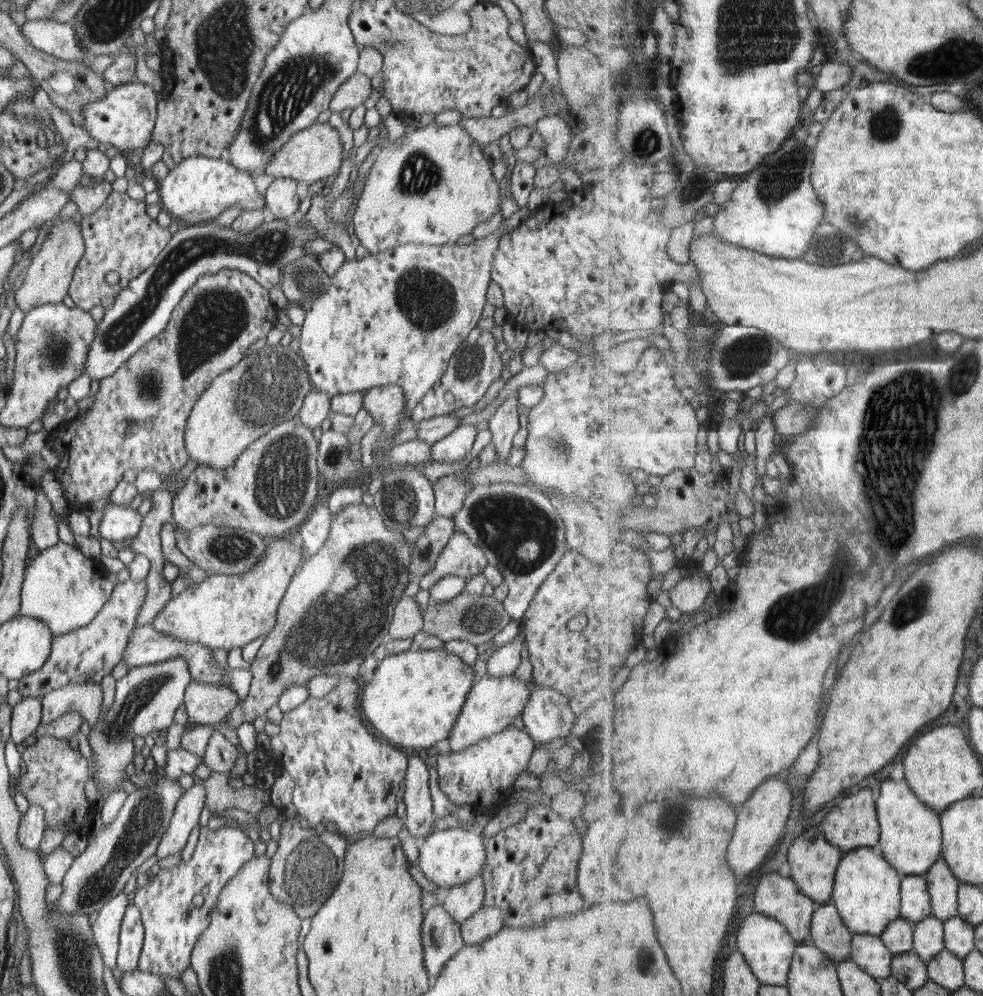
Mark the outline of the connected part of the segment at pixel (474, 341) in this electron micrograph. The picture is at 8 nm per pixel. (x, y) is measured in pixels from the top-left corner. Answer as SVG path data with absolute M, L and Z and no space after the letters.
M478 327L472 329L449 360L444 375L434 383L412 411L412 424L432 417L448 415L462 406L466 408L474 406L485 395L494 380L501 377L503 367L500 352L498 352L499 347L492 333Z

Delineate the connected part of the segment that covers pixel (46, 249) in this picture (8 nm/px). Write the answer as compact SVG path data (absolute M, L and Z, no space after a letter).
M82 214L57 219L53 222L48 238L44 240L38 254L33 258L26 271L26 278L20 289L15 292L16 306L24 316L41 304L60 304L69 292L73 280L73 273L82 255L84 255L84 238L82 238Z

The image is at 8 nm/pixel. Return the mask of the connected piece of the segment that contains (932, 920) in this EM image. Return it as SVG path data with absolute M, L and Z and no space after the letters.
M934 914L919 921L915 934L915 950L929 963L943 950L947 949L947 932L945 920Z

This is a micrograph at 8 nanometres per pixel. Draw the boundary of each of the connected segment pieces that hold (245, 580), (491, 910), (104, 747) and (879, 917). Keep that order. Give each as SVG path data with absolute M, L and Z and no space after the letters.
M290 535L269 539L265 556L257 562L257 565L244 574L211 574L206 580L195 587L186 587L175 598L171 598L166 606L154 617L151 625L154 630L166 636L177 637L178 640L196 642L202 646L211 648L224 655L232 648L242 648L259 636L266 636L276 624L277 608L284 596L292 575L301 566L305 556L303 546L296 546Z
M495 906L482 907L459 925L463 944L476 945L504 927L503 915Z
M174 657L156 664L132 667L116 681L112 707L103 718L98 718L88 735L88 743L98 768L94 773L98 781L95 791L102 792L105 798L119 789L128 794L138 790L138 780L128 778L125 773L126 767L134 759L133 740L136 736L144 738L153 730L160 732L172 725L176 709L185 701L185 690L192 680L187 658Z
M861 847L847 851L837 874L835 886L835 898L832 900L840 909L841 915L845 918L848 926L855 934L872 934L883 936L888 925L892 921L903 916L903 882L905 875L890 862L879 847Z

